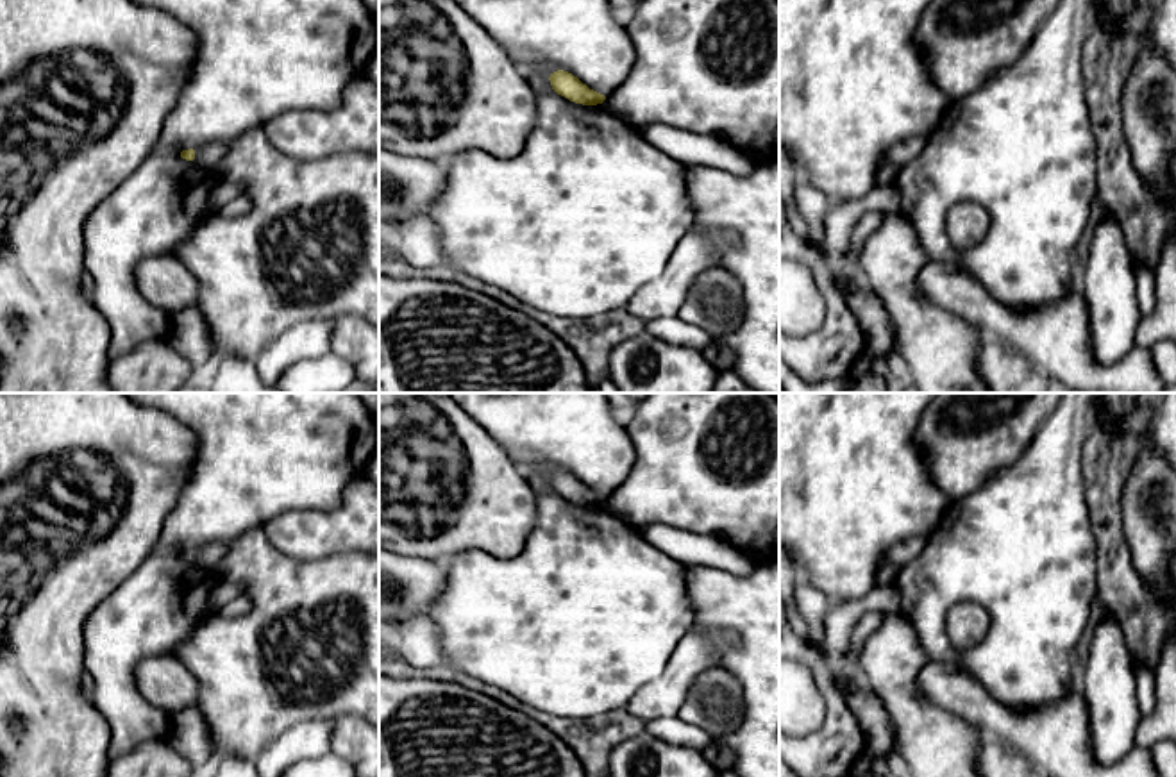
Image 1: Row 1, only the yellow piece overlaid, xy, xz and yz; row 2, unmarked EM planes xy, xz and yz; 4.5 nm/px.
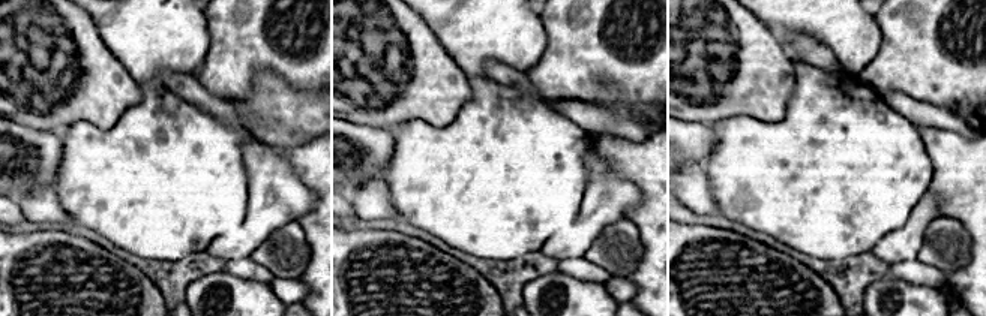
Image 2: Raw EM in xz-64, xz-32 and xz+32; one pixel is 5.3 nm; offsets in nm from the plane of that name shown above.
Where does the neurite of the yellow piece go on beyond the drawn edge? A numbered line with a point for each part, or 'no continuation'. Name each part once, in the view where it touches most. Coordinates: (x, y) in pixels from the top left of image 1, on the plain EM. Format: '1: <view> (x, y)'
1: xy (208, 556)

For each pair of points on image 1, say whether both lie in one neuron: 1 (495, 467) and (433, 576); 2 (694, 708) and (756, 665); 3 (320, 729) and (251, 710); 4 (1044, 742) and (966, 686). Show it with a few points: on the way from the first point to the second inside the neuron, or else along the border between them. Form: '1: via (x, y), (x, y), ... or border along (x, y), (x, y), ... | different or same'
1: border along (399, 552), (440, 561) | different
2: border along (721, 667), (740, 685), (742, 720) | different
3: border along (329, 718), (301, 720), (263, 747) | different
4: via (1024, 729), (1001, 722), (985, 706) | same

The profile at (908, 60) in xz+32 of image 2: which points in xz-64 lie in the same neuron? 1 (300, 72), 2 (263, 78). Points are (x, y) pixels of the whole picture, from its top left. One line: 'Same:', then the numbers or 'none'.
Same: 1

